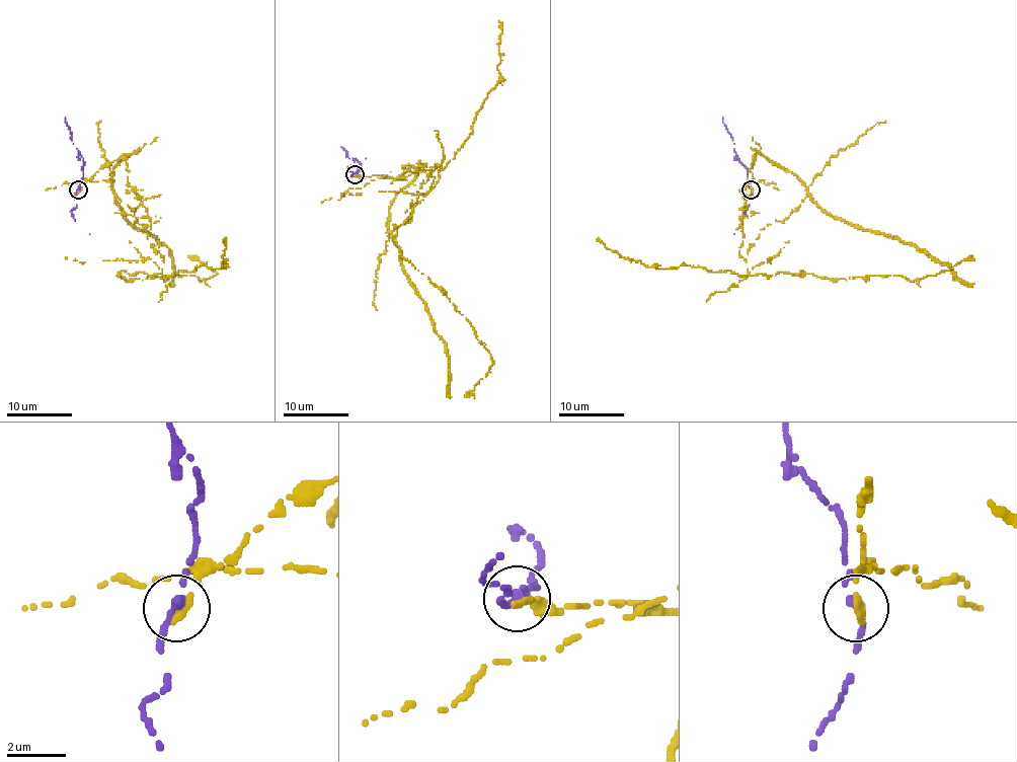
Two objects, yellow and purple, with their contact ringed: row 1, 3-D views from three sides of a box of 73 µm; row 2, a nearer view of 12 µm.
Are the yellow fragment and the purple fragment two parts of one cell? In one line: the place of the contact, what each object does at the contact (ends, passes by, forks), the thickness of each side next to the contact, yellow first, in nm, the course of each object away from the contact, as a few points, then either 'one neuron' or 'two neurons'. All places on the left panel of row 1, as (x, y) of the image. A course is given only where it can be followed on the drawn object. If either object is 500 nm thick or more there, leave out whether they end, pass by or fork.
at (78, 189); yellow ends there; purple passes by; 320 nm thick on the yellow side, 220 nm on the other; yellow runs (78, 189), (99, 168), (128, 163), (163, 258), (163, 275), (123, 270), (128, 280), (216, 274), (188, 255); purple runs (78, 189), (83, 158), (72, 140), (65, 118); two neurons

